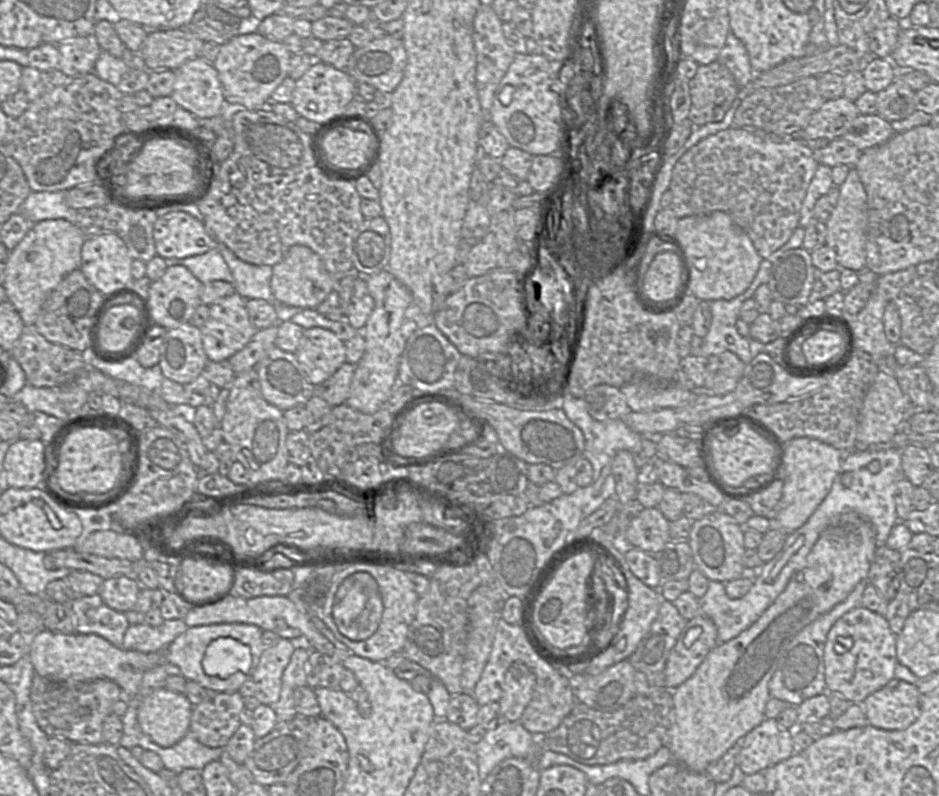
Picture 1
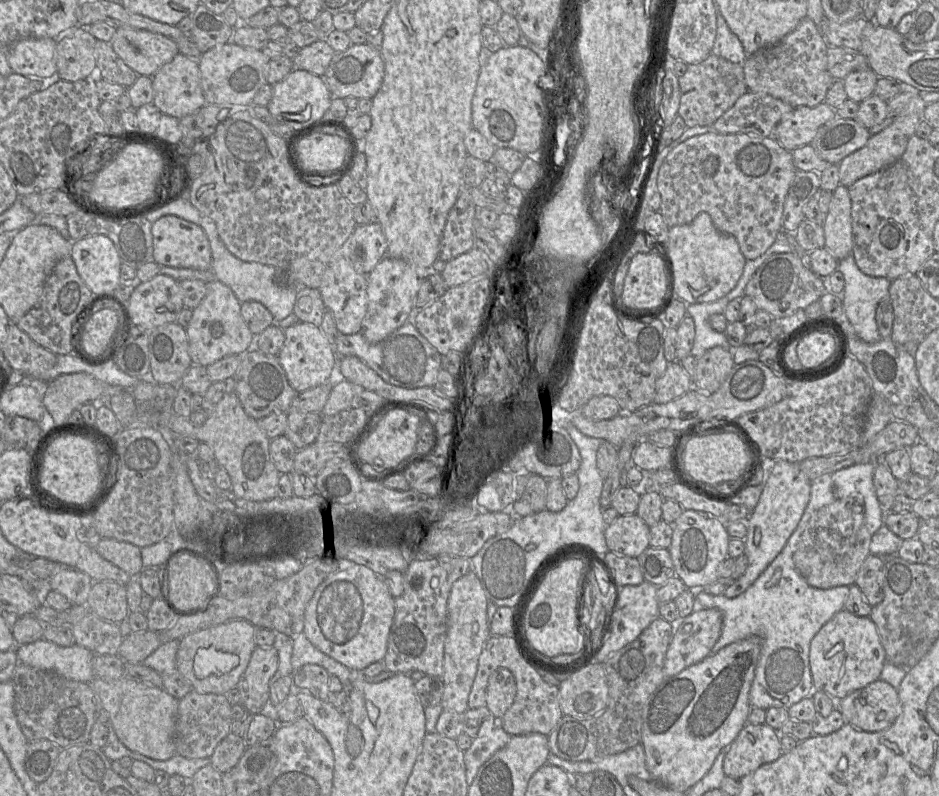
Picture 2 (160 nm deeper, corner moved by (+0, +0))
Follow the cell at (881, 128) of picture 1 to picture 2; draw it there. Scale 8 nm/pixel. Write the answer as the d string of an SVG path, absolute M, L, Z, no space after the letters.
M836 118L821 127L810 145L820 158L838 165L846 156L862 148L869 138L869 130L855 119Z

